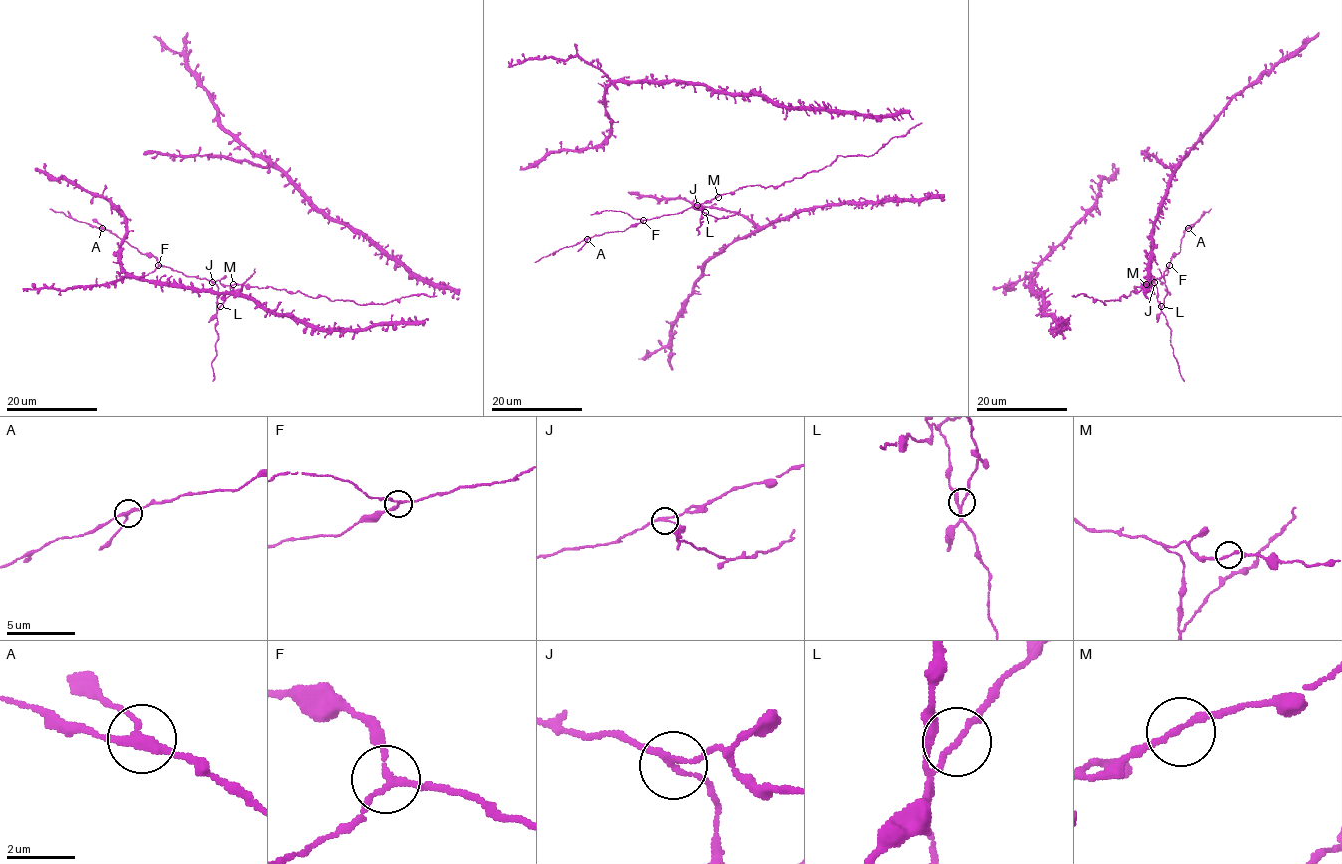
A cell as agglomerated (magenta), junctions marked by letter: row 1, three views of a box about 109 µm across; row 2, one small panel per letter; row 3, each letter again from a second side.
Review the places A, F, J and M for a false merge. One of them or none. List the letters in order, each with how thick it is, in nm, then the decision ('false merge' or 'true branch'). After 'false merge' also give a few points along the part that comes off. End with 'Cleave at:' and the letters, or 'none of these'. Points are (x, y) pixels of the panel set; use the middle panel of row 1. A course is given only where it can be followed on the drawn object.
A: 240 nm thick; true branch
F: 150 nm thick; true branch
J: 150 nm thick; false merge; foreign part runs (697, 206), (703, 208), (703, 222), (696, 228), (697, 235)
M: 180 nm thick; true branch
Cleave at: J

